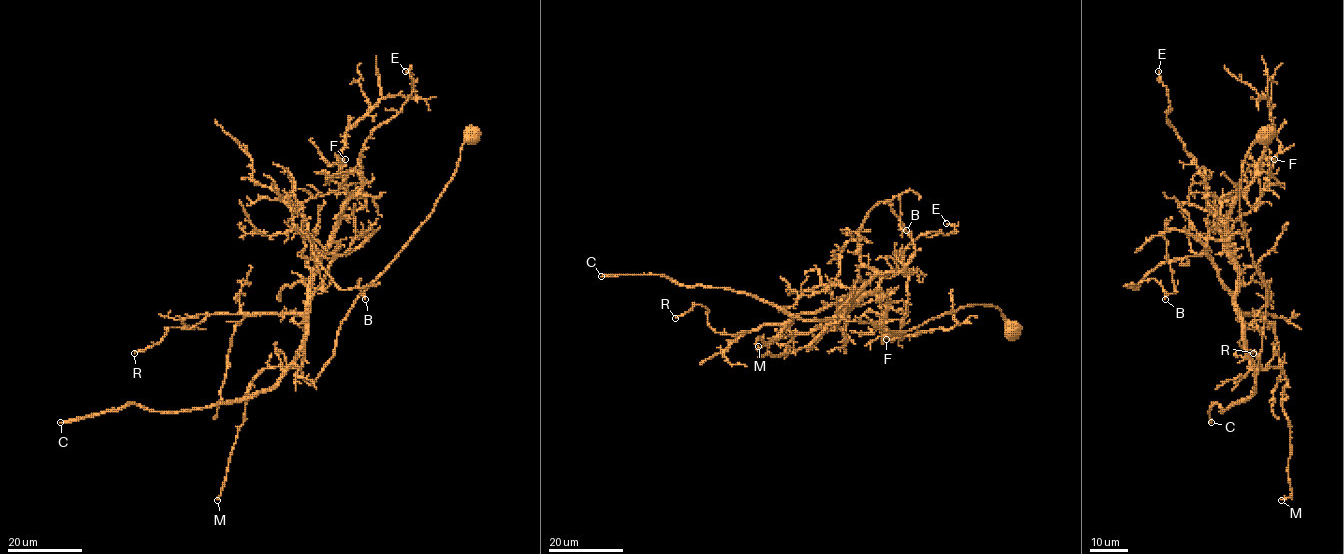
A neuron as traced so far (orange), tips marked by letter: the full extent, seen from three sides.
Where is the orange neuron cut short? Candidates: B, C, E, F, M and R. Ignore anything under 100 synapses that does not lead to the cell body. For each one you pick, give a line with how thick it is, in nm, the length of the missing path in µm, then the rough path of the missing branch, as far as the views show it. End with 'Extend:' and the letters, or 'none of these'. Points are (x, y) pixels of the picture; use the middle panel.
C: 190 nm thick; about 300 µm are missing
Extend: C

